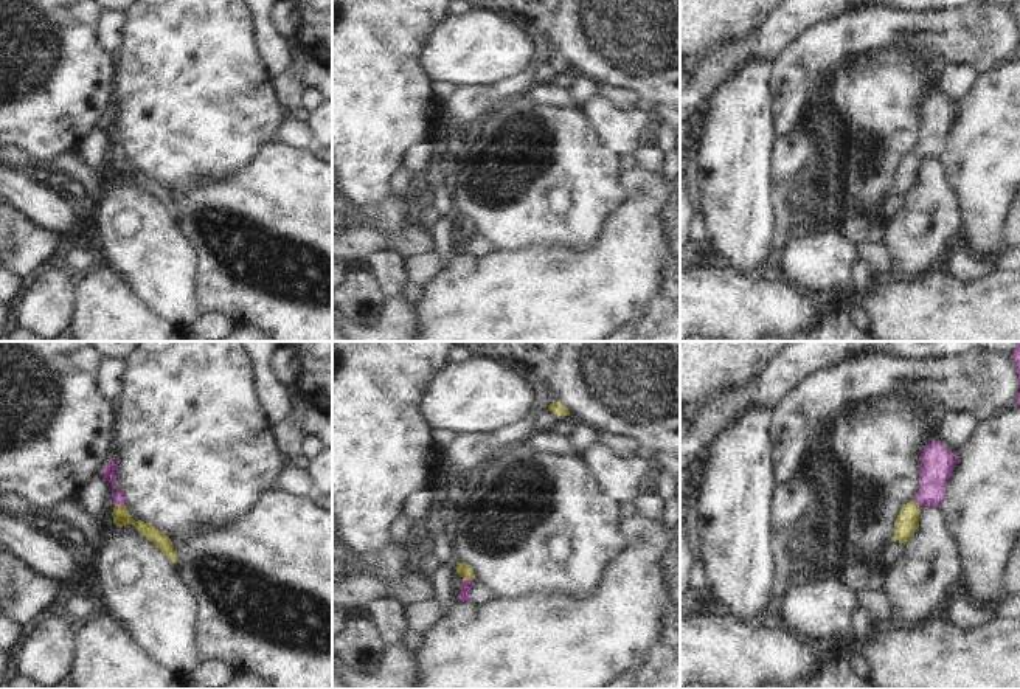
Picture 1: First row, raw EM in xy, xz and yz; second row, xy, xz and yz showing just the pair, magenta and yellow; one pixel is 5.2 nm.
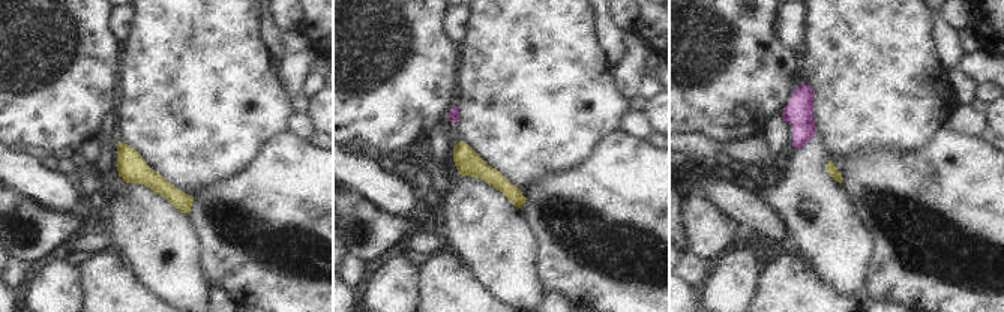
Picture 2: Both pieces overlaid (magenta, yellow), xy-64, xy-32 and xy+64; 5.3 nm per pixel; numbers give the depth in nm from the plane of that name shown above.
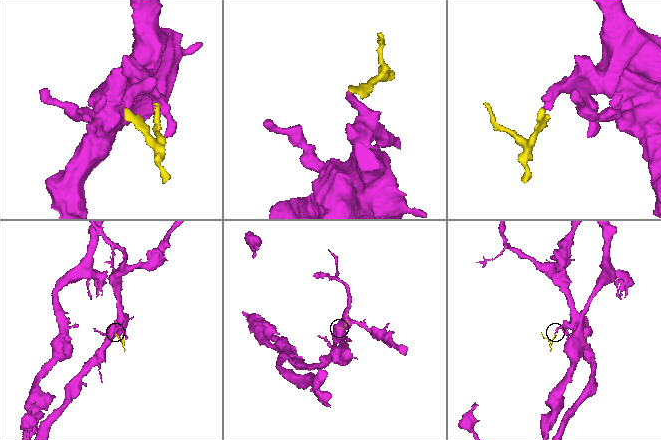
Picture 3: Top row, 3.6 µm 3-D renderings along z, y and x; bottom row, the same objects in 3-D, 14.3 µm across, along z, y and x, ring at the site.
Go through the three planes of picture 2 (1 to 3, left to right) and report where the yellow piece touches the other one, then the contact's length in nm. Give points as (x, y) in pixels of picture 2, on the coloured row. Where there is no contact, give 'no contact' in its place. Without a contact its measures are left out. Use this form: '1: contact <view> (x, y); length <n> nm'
1: no contact
2: no contact
3: no contact

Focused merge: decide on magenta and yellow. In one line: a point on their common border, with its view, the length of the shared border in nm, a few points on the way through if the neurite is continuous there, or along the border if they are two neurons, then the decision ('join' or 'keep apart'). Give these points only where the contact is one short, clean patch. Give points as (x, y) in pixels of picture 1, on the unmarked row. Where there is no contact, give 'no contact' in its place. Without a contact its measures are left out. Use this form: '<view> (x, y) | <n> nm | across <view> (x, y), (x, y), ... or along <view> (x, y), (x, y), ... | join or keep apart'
xy (120, 157) | 60 nm | across xy (111, 123), (120, 157), (121, 169) | join

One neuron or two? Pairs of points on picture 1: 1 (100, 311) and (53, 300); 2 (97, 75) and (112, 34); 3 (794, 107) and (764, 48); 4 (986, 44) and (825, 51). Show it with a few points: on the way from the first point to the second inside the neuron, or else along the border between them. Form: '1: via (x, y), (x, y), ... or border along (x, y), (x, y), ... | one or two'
1: border along (76, 284), (75, 315), (70, 325) | two
2: border along (103, 16), (100, 39), (112, 55) | two
3: border along (798, 38), (773, 64) | two
4: via (946, 36), (926, 28), (865, 30) | one

